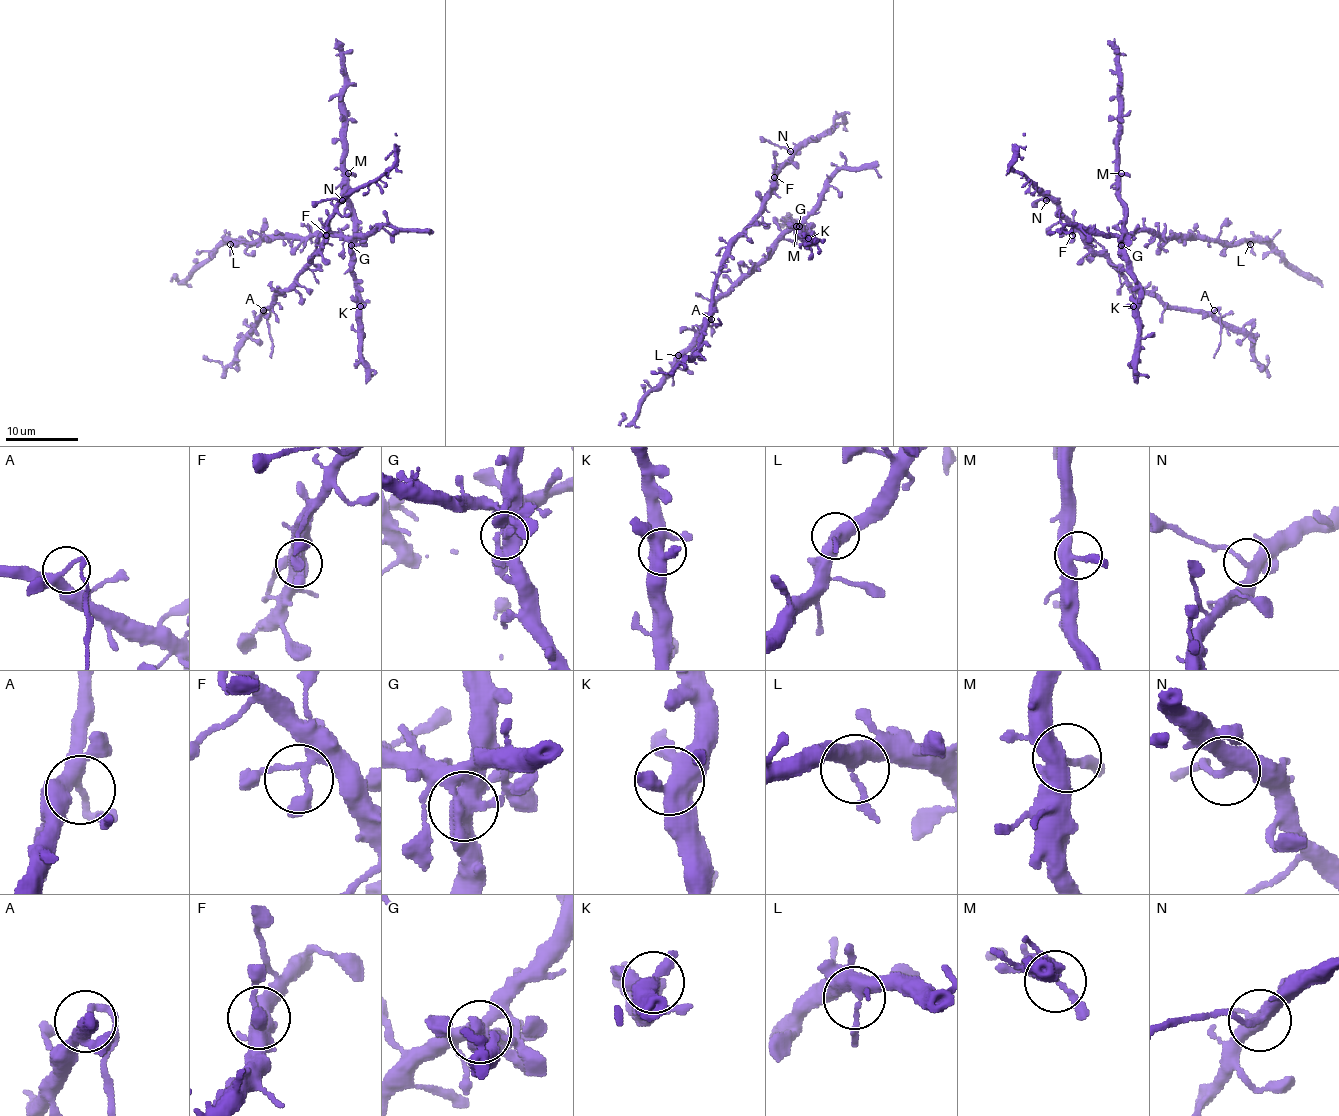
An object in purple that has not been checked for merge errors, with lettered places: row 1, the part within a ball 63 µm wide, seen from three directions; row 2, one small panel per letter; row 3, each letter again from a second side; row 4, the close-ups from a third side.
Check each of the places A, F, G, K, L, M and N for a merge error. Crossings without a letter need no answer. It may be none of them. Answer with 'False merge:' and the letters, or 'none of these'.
False merge: A, G

